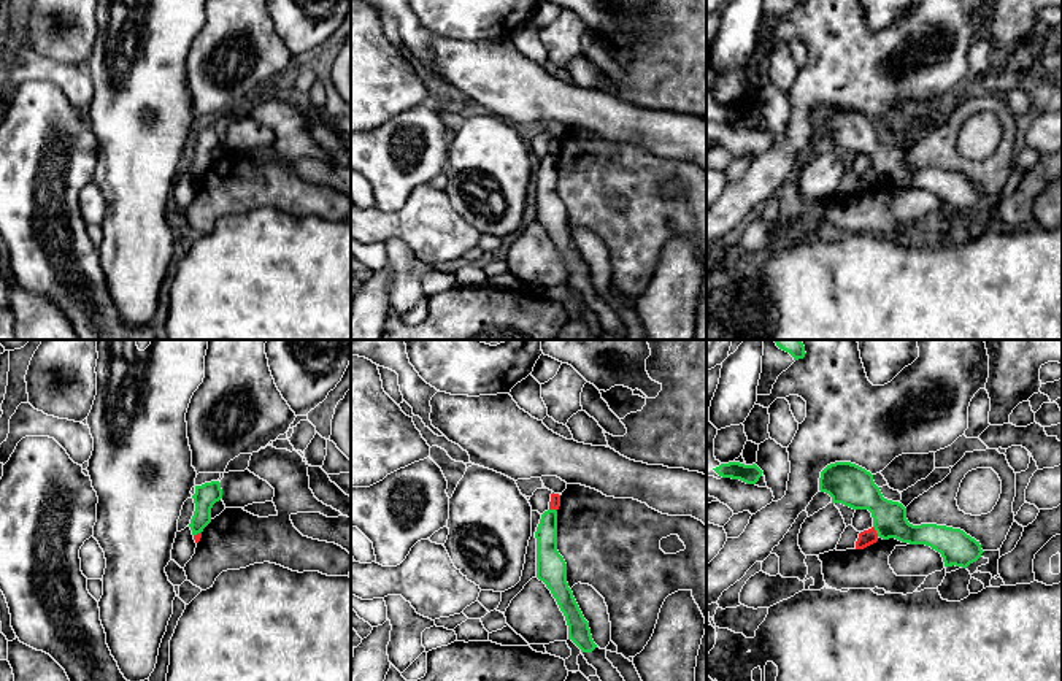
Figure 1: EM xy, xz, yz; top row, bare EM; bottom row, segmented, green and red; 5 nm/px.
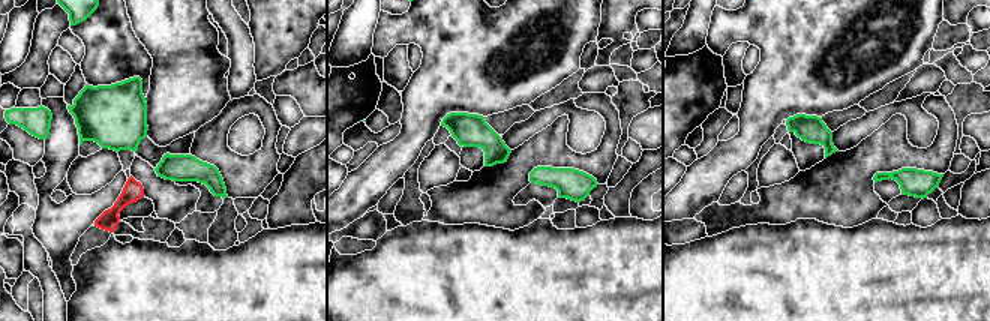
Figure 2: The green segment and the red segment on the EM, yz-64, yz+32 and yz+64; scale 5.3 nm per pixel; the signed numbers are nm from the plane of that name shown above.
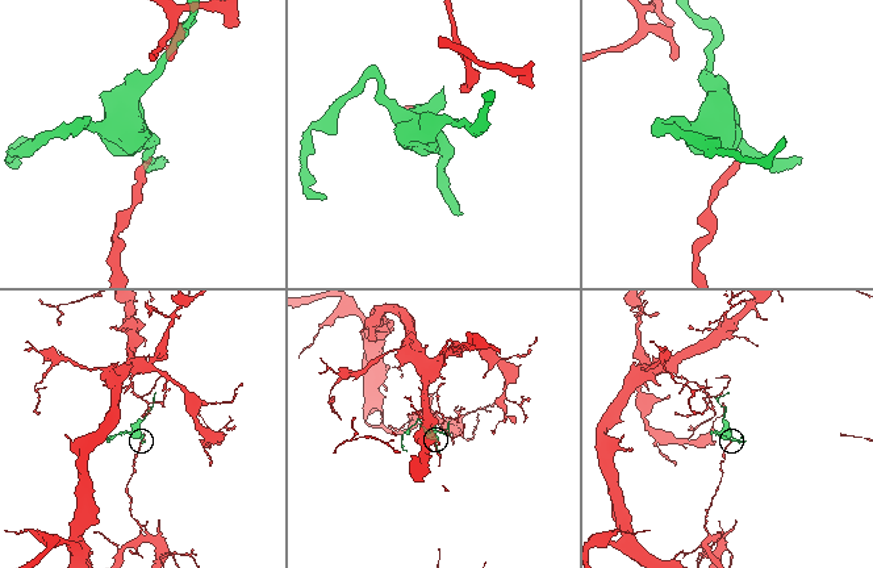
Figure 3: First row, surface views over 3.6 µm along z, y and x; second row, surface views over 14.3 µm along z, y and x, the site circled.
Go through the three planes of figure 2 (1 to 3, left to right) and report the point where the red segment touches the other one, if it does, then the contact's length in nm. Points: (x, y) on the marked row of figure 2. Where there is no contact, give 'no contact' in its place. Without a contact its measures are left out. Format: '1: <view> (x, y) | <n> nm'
1: no contact
2: no contact
3: no contact

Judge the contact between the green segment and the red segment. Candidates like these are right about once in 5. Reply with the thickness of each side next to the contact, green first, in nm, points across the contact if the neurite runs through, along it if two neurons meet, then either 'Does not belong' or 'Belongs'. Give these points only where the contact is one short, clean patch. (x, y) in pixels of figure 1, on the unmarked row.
Thickness 220 nm (green) against 80 nm. Boundary: yz (873, 170), (878, 180). Does not belong

